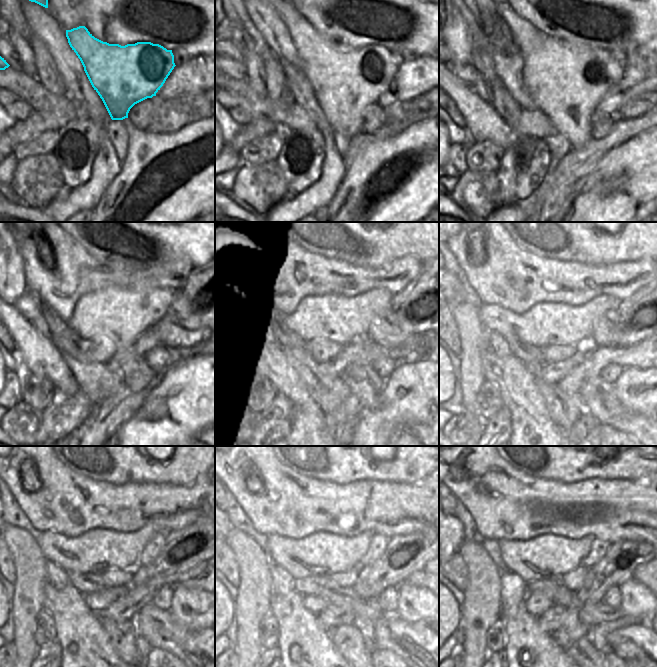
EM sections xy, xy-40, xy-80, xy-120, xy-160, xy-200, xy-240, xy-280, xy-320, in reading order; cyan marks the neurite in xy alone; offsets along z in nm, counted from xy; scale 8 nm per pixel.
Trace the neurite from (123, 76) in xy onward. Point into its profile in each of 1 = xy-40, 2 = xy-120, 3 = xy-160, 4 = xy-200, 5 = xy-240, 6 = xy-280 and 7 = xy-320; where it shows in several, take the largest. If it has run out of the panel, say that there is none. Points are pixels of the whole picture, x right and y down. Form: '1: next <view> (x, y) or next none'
1: next xy-40 (345, 80)
2: next xy-120 (121, 316)
3: next xy-160 (341, 319)
4: next xy-200 (545, 324)
5: next xy-240 (98, 550)
6: next xy-280 (323, 554)
7: next xy-320 (547, 556)

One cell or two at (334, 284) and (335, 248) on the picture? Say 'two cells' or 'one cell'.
two cells

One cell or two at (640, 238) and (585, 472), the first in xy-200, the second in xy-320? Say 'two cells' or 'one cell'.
one cell

